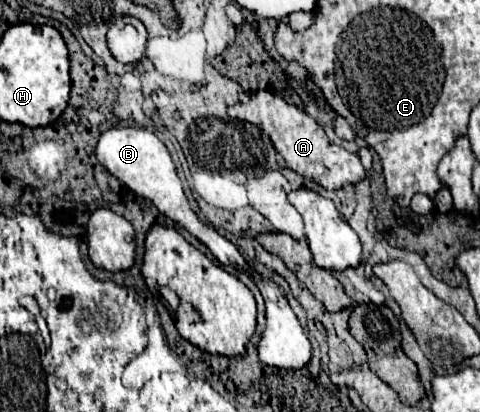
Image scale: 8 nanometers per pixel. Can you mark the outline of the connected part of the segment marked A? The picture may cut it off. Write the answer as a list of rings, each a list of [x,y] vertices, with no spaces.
[[[257,91],[253,99],[247,103],[245,117],[251,119],[255,125],[259,125],[273,141],[279,155],[285,159],[285,165],[325,189],[341,189],[345,185],[357,185],[361,179],[367,177],[367,171],[363,169],[359,155],[349,153],[343,147],[331,143],[323,131],[323,127],[305,111],[297,109],[295,105],[289,105],[281,97],[269,93],[269,91]]]

